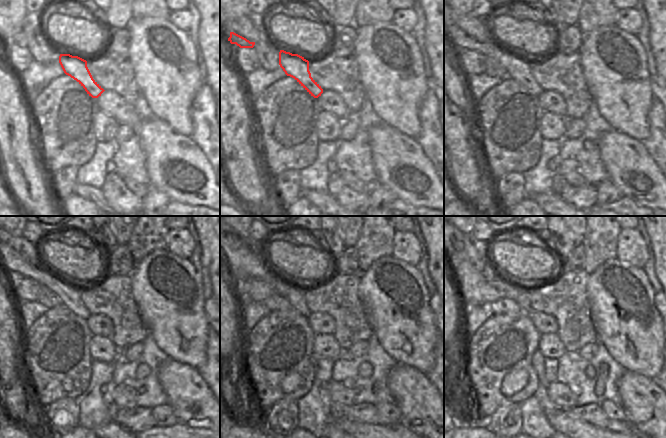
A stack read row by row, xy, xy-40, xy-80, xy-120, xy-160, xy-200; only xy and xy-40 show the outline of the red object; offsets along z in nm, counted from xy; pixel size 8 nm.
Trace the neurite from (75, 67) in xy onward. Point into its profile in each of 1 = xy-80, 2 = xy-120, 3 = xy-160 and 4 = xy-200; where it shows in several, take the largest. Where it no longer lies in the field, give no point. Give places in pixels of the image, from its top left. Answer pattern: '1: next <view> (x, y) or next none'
1: next xy-80 (468, 32)
2: next xy-120 (18, 256)
3: next xy-160 (242, 255)
4: next xy-200 (473, 251)

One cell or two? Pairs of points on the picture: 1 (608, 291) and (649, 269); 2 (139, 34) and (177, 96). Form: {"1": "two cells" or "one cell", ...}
{"1": "two cells", "2": "one cell"}

